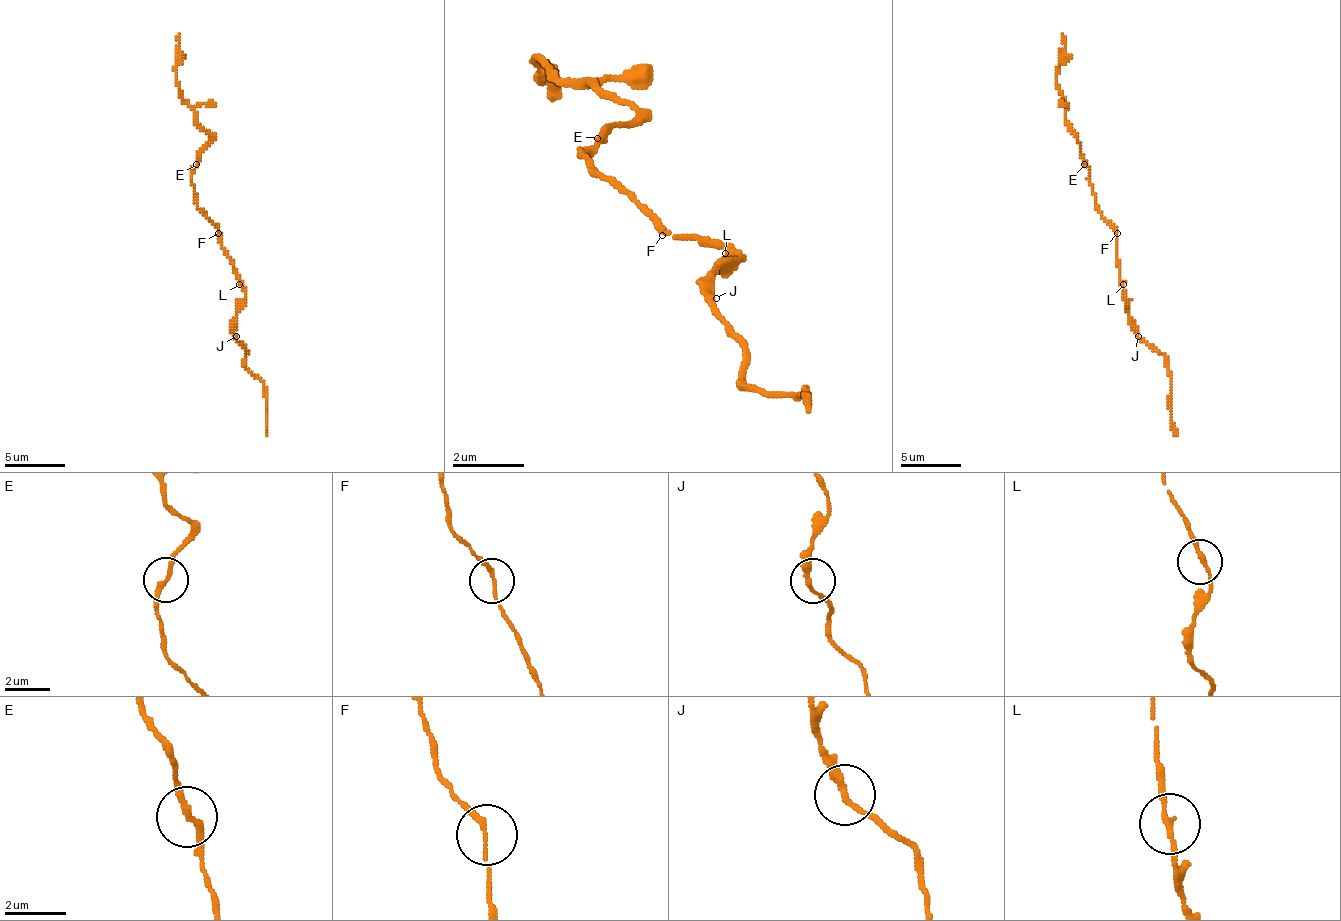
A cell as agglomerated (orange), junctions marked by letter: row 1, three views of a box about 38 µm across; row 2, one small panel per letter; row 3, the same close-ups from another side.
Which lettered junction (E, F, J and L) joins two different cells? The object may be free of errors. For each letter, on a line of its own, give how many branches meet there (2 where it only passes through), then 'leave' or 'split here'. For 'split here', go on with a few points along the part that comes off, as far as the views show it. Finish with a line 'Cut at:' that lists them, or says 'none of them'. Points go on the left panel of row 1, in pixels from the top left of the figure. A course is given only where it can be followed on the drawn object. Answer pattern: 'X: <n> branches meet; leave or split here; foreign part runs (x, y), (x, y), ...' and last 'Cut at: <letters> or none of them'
E: 2 branches meet; leave
F: 2 branches meet; leave
J: 2 branches meet; leave
L: 2 branches meet; leave
Cut at: none of them

